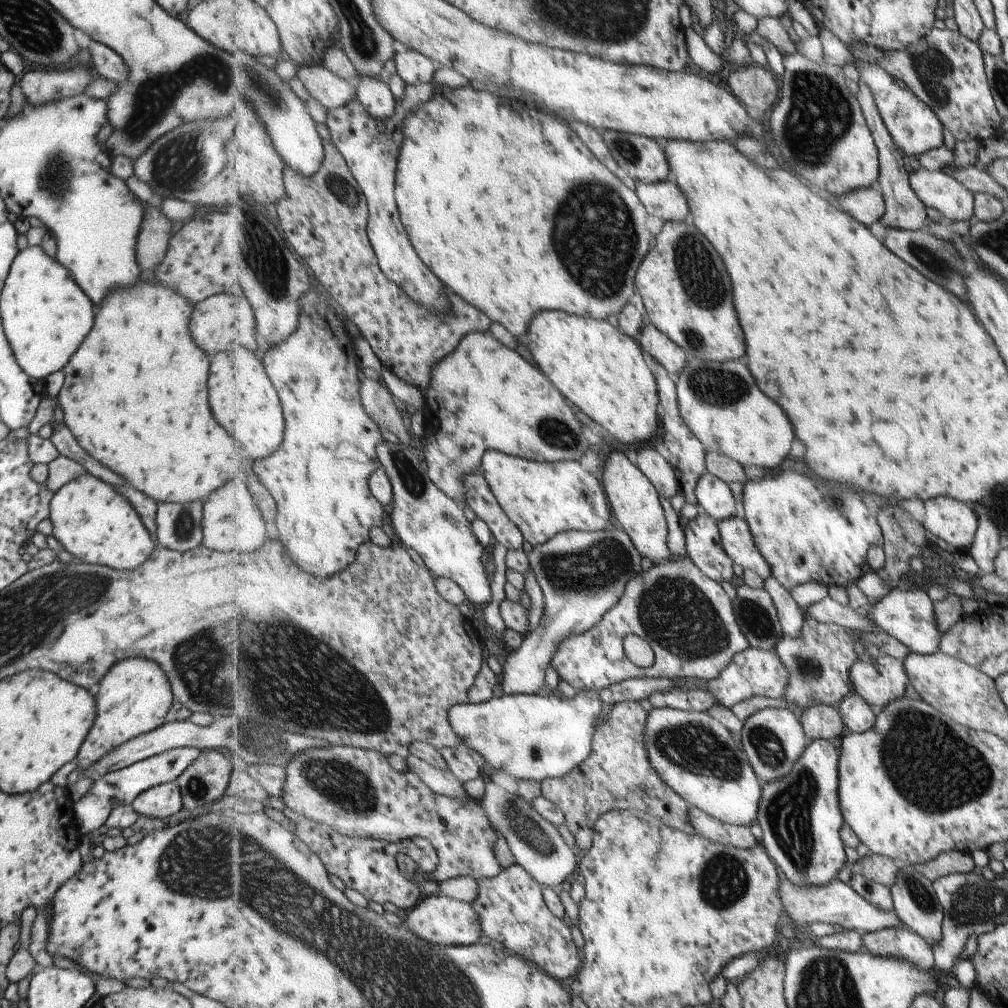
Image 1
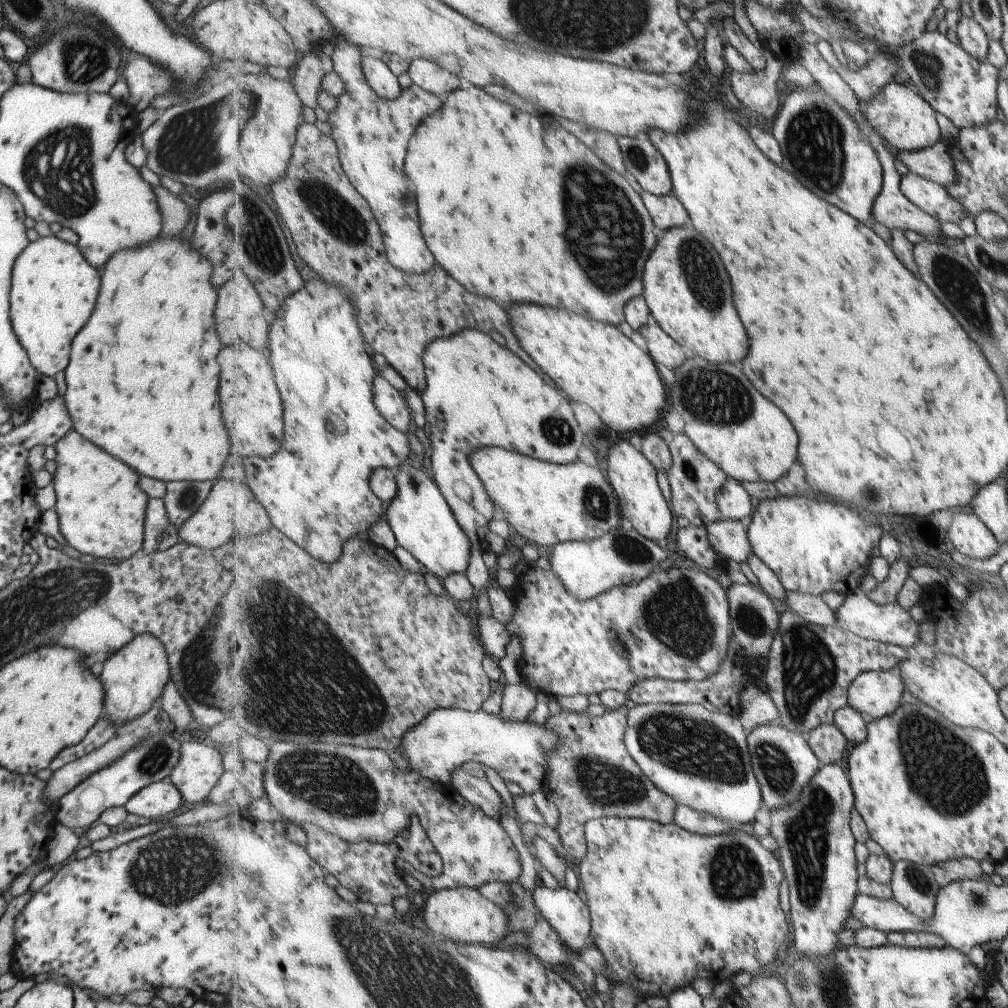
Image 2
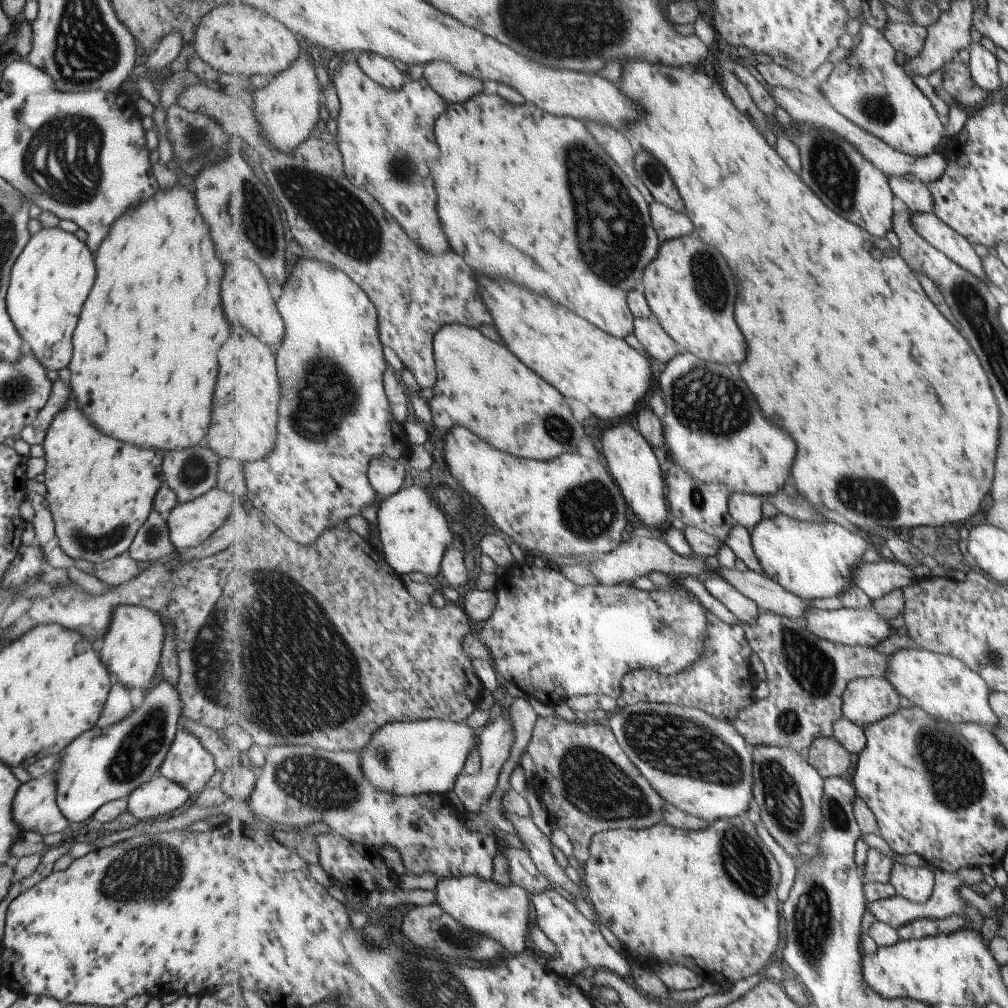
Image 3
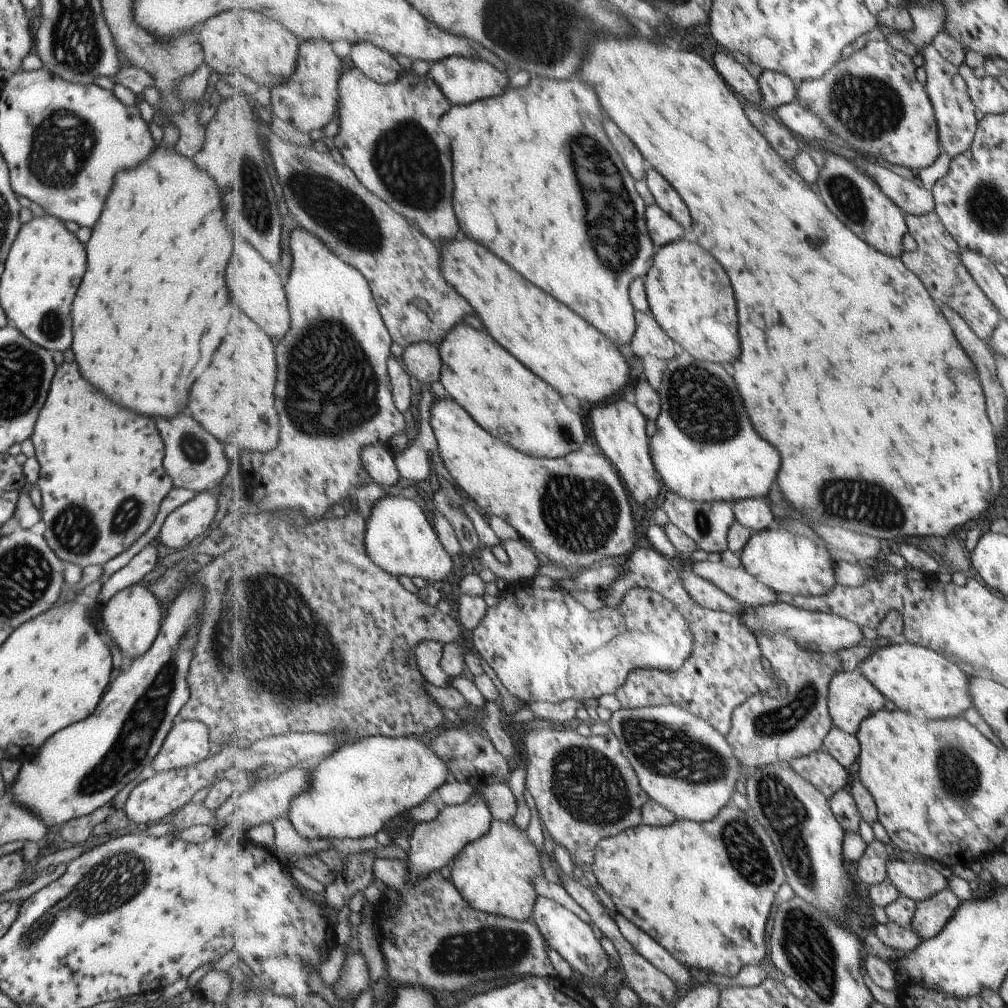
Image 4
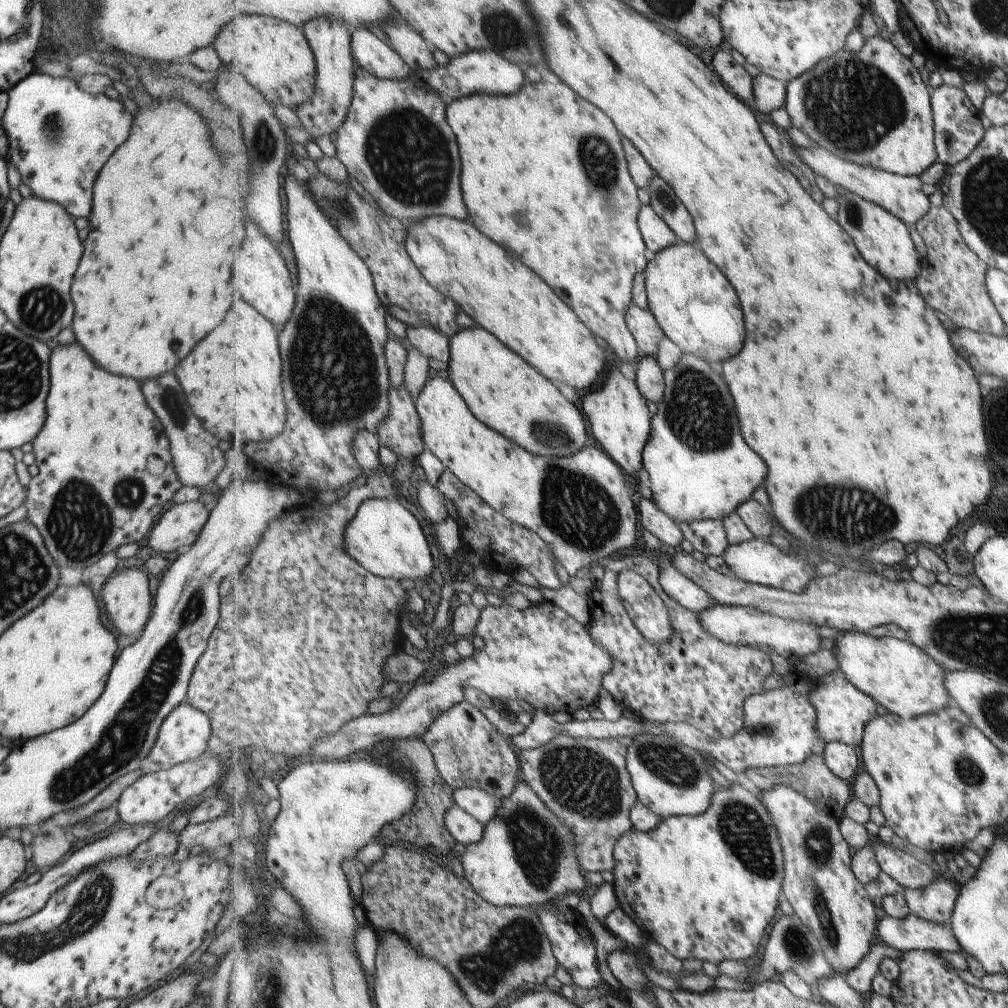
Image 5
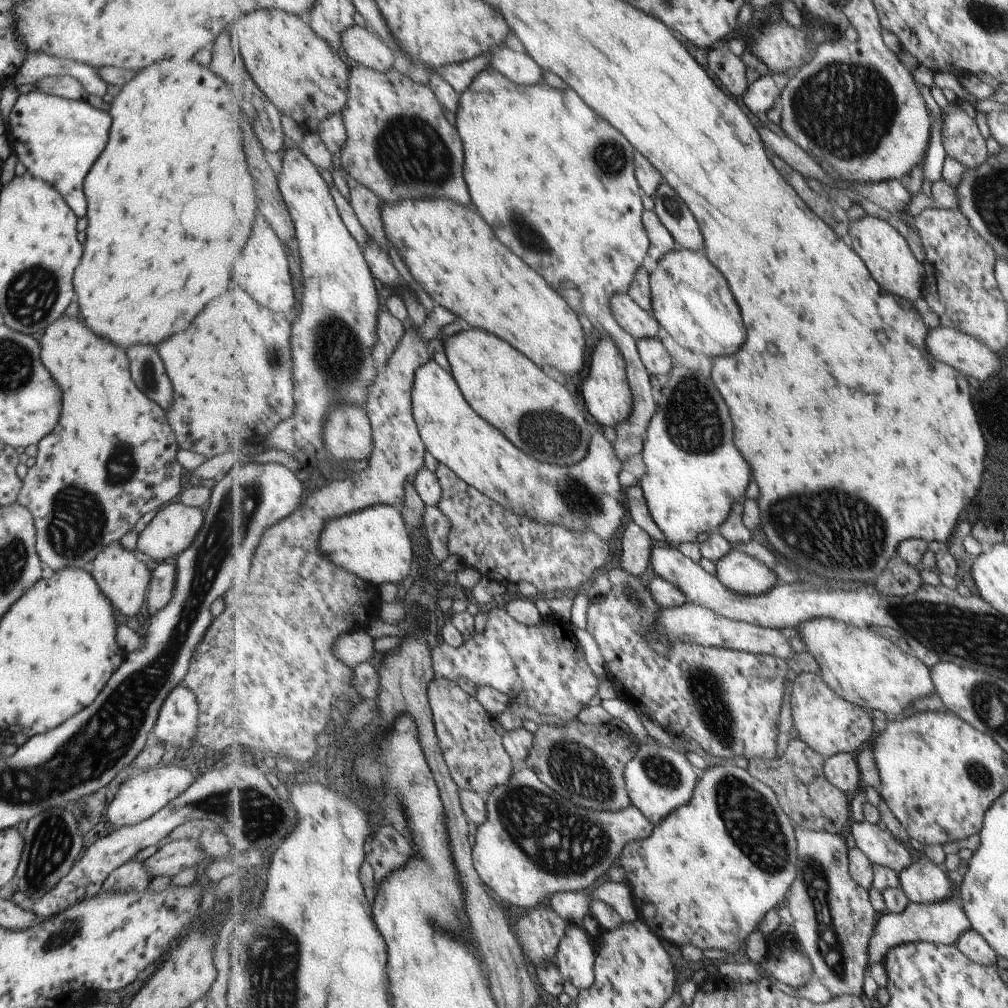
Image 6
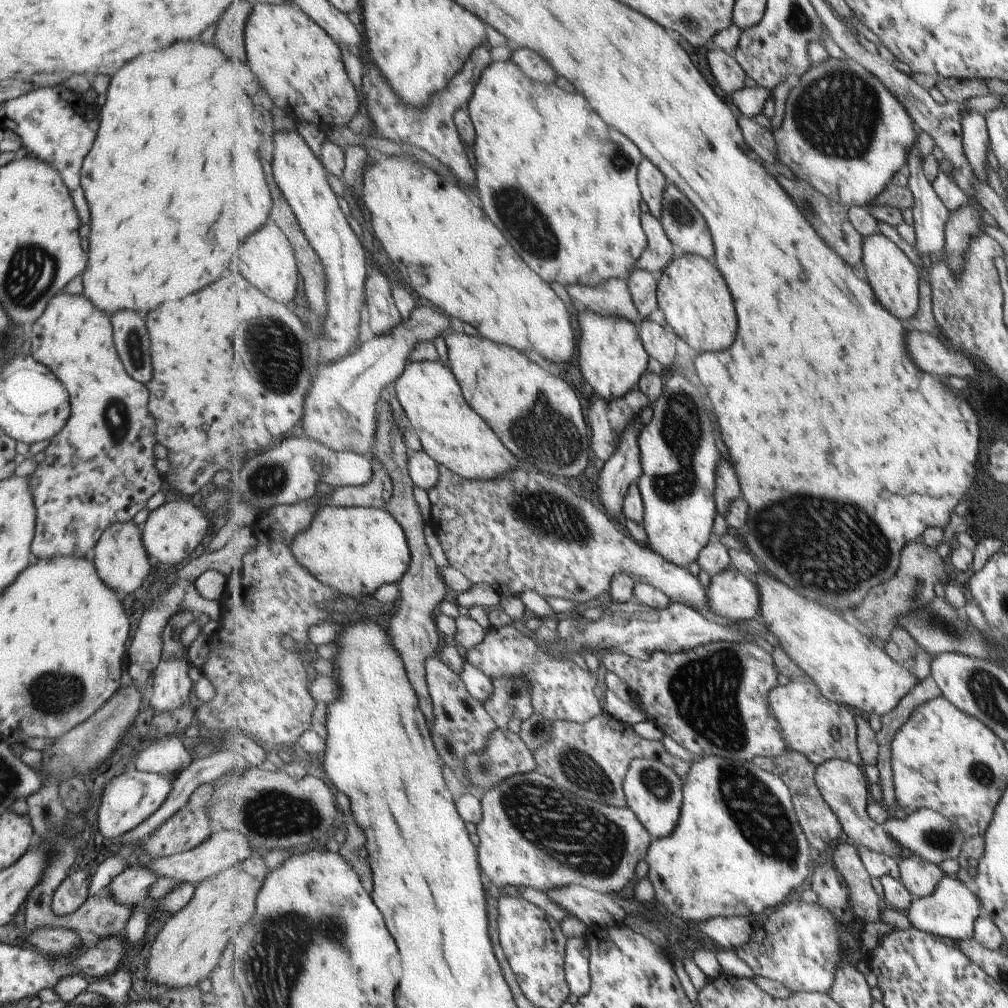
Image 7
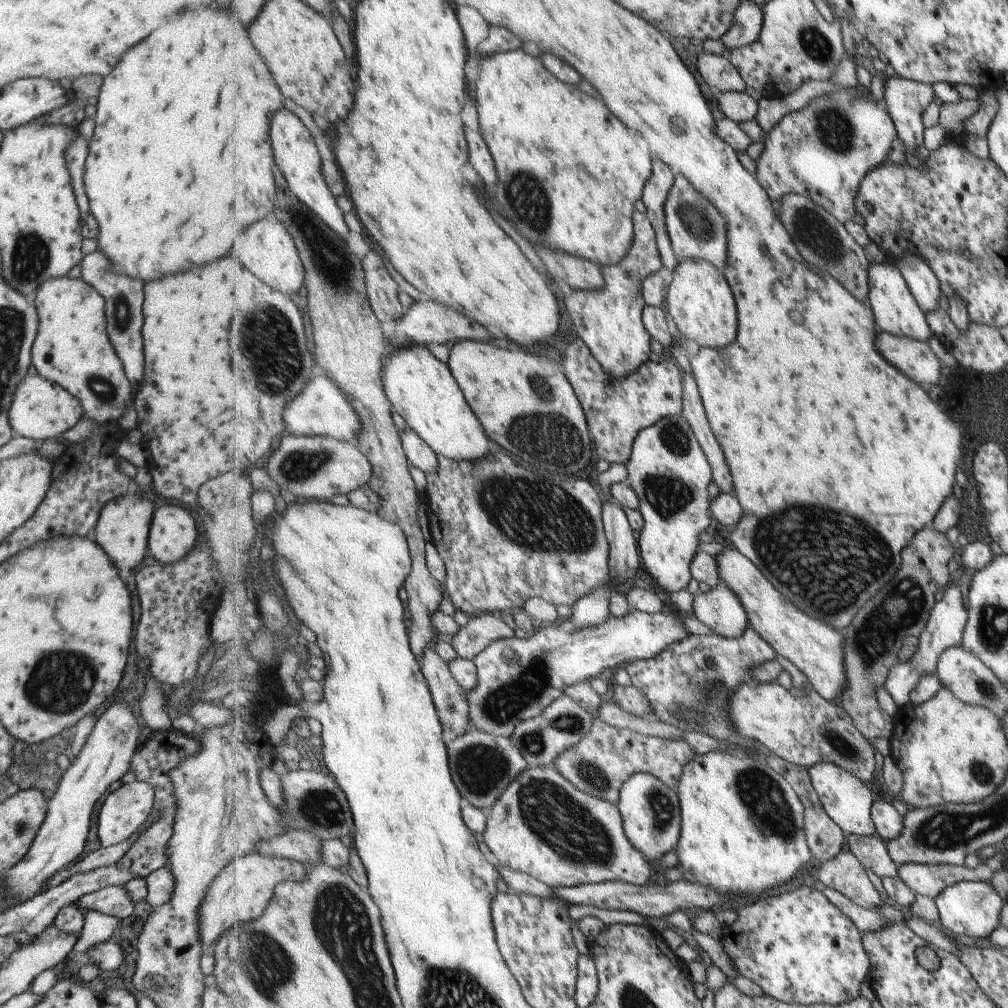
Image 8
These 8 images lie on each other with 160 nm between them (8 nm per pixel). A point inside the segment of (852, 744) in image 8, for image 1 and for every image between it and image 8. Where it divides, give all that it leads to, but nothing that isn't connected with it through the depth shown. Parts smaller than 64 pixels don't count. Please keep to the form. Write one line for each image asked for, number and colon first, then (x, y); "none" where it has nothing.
1: (880, 679)
2: (875, 694)
3: (866, 700)
4: (853, 698)
5: (843, 712)
6: (830, 724)
7: (821, 729)

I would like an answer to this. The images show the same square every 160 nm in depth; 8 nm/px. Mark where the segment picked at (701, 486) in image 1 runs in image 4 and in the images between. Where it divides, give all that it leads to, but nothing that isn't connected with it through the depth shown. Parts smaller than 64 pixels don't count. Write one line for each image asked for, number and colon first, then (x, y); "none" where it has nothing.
2: (734, 500)
3: (747, 509)
4: (755, 514)

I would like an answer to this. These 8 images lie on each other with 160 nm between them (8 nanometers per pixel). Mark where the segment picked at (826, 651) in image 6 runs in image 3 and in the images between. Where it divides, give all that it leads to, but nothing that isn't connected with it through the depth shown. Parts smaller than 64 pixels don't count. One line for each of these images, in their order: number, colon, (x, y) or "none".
3: (943, 686)
4: (918, 680)
5: (901, 677)

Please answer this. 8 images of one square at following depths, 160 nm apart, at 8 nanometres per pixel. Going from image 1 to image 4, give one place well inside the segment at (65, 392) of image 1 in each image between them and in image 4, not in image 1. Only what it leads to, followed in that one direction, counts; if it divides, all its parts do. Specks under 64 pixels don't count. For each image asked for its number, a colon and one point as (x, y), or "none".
2: (141, 383)
3: (144, 359)
4: (152, 306)

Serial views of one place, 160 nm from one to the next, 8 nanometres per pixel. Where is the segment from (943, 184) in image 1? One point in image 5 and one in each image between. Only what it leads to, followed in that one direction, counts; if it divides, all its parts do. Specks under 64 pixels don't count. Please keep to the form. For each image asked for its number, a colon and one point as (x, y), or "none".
2: (933, 198)
3: (913, 194)
4: (911, 199)
5: (901, 194)

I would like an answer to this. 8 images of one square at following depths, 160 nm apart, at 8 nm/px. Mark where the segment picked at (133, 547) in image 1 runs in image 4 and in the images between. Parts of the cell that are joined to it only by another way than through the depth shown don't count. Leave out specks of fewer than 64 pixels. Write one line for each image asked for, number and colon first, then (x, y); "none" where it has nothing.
2: (100, 509)
3: (99, 491)
4: (101, 480)

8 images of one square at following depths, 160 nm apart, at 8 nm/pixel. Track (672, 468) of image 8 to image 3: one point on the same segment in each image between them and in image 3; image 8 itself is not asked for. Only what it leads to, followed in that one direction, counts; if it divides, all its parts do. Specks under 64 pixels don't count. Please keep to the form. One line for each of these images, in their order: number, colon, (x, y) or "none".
3: (743, 450)
4: (705, 450)
5: (706, 470)
6: (694, 475)
7: (679, 456)

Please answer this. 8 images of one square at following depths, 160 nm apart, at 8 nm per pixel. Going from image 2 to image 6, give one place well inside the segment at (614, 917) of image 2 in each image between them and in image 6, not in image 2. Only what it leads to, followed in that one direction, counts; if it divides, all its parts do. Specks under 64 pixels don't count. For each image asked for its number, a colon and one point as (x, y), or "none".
3: (707, 900)
4: (717, 923)
5: (670, 881)
6: (710, 871)

